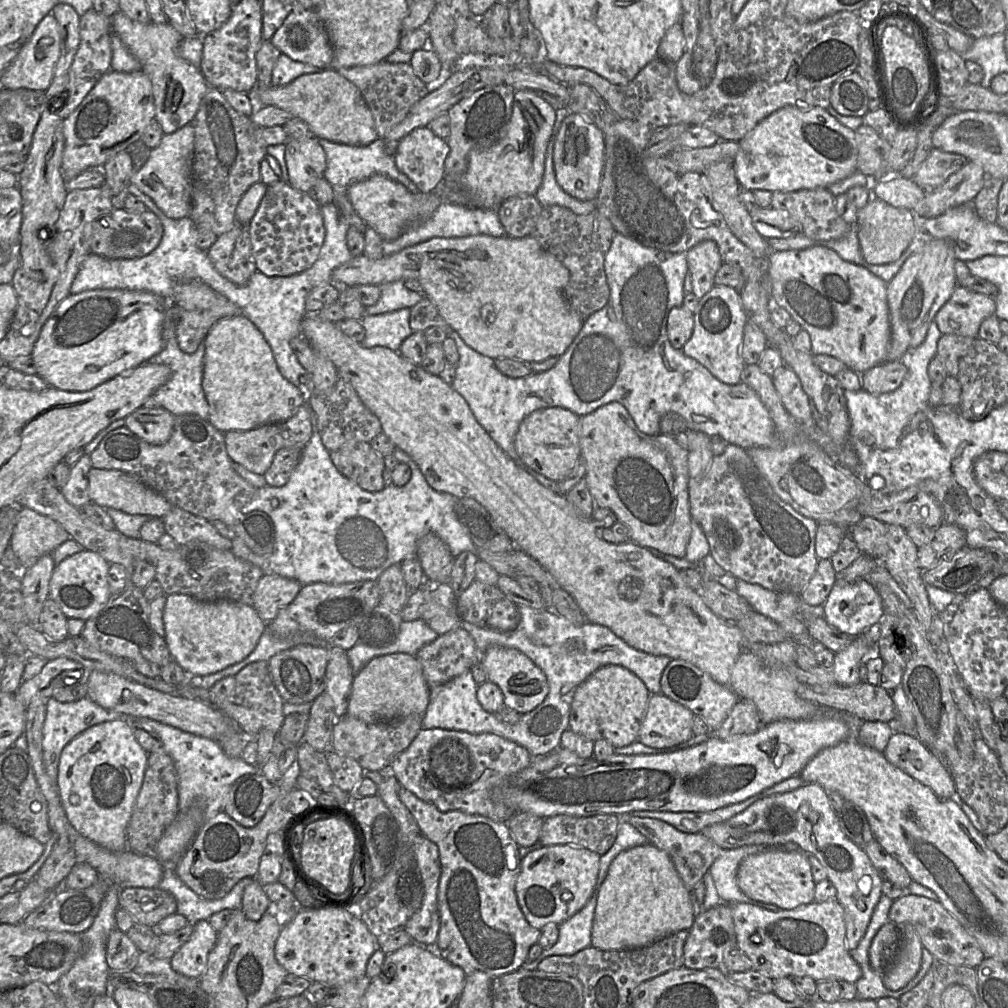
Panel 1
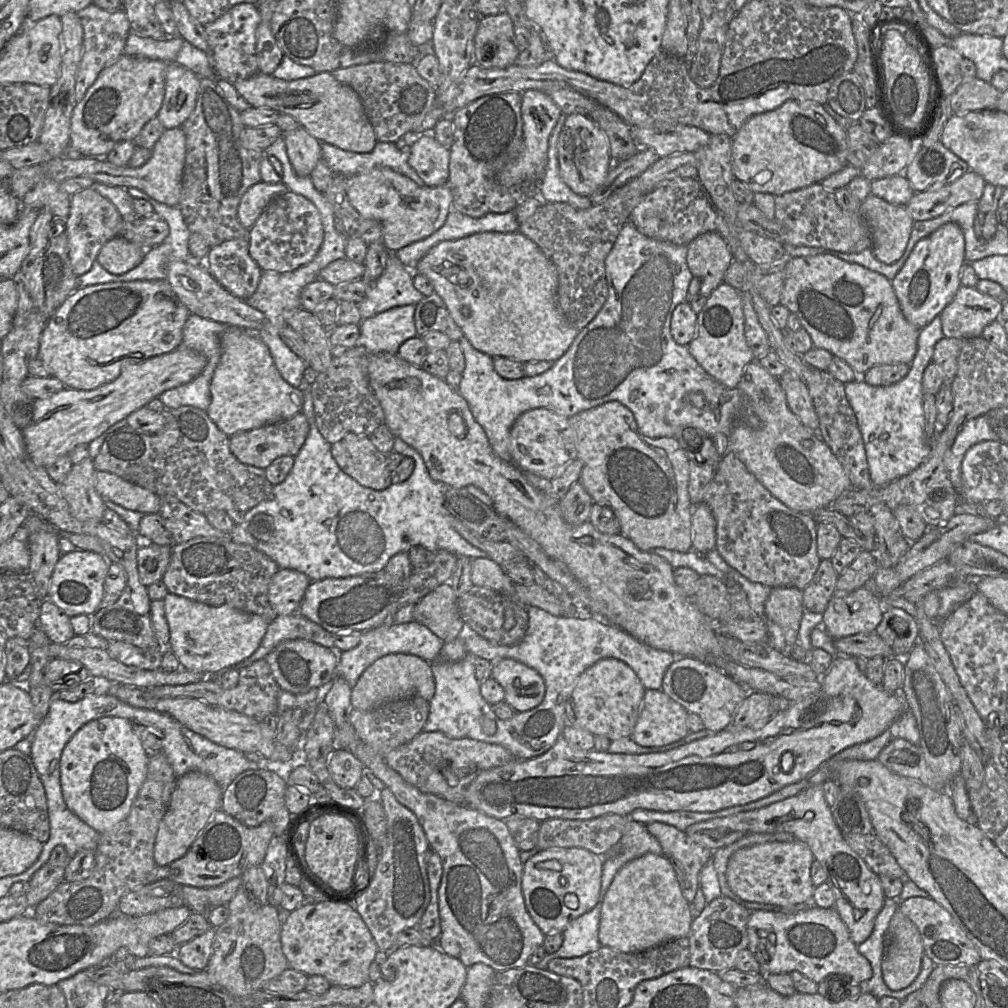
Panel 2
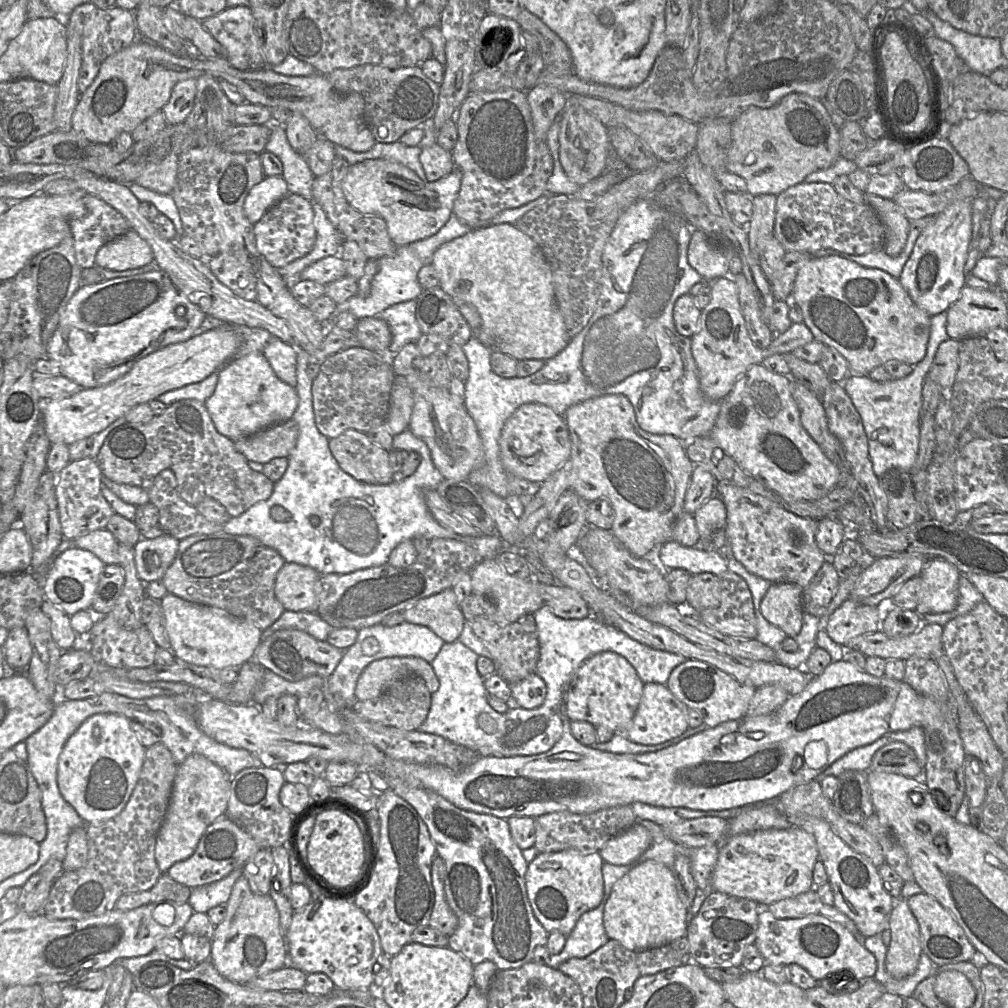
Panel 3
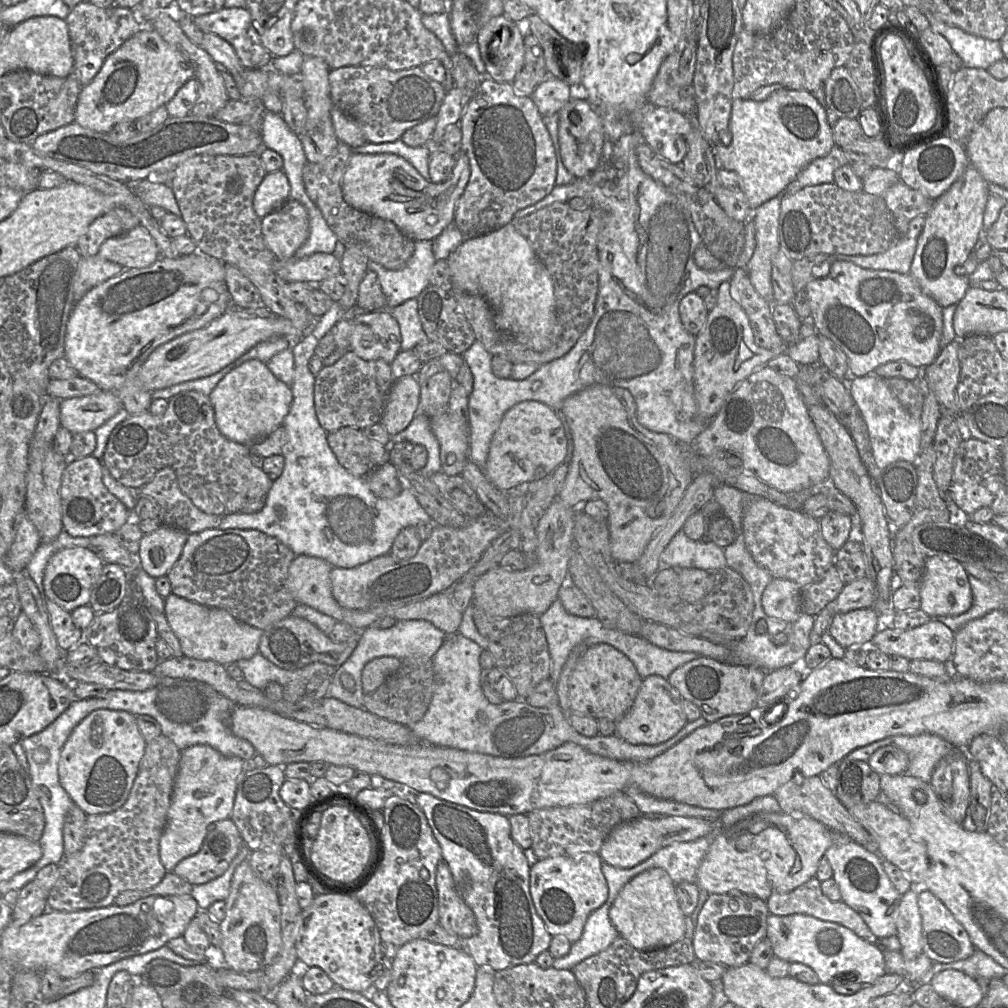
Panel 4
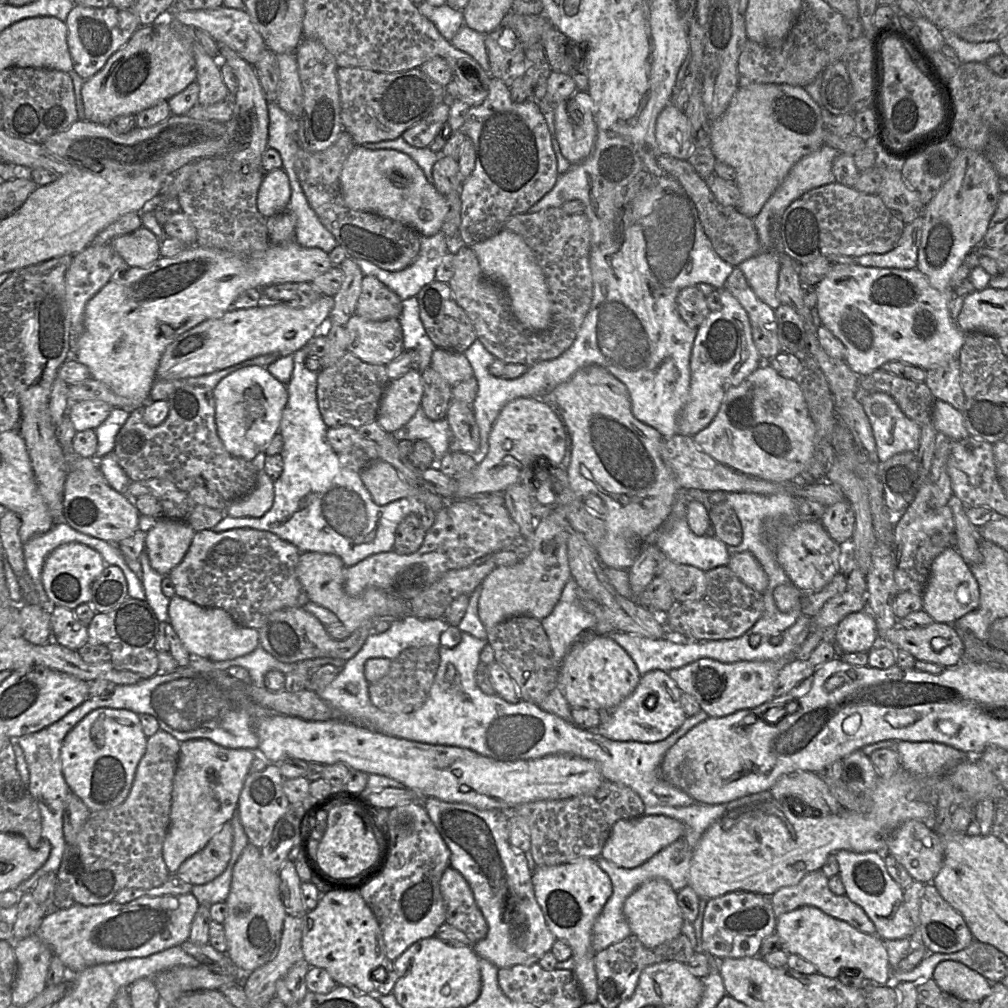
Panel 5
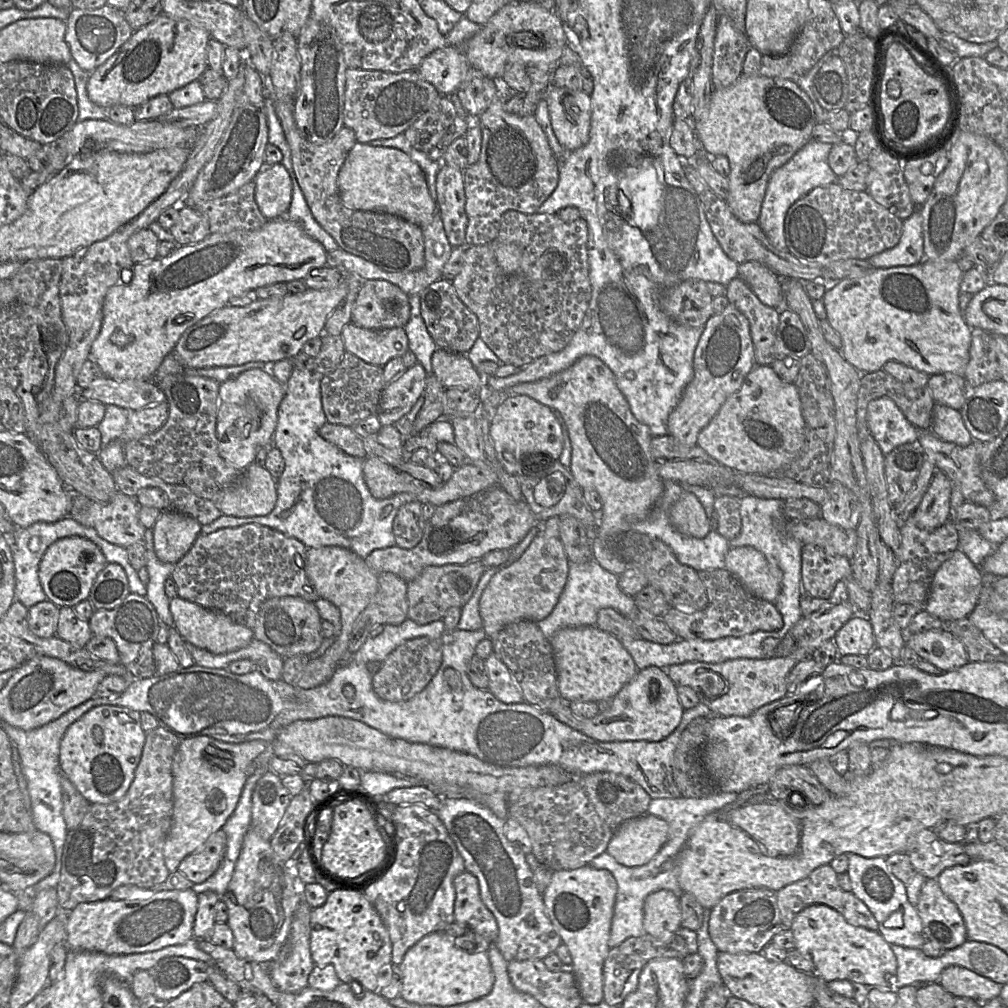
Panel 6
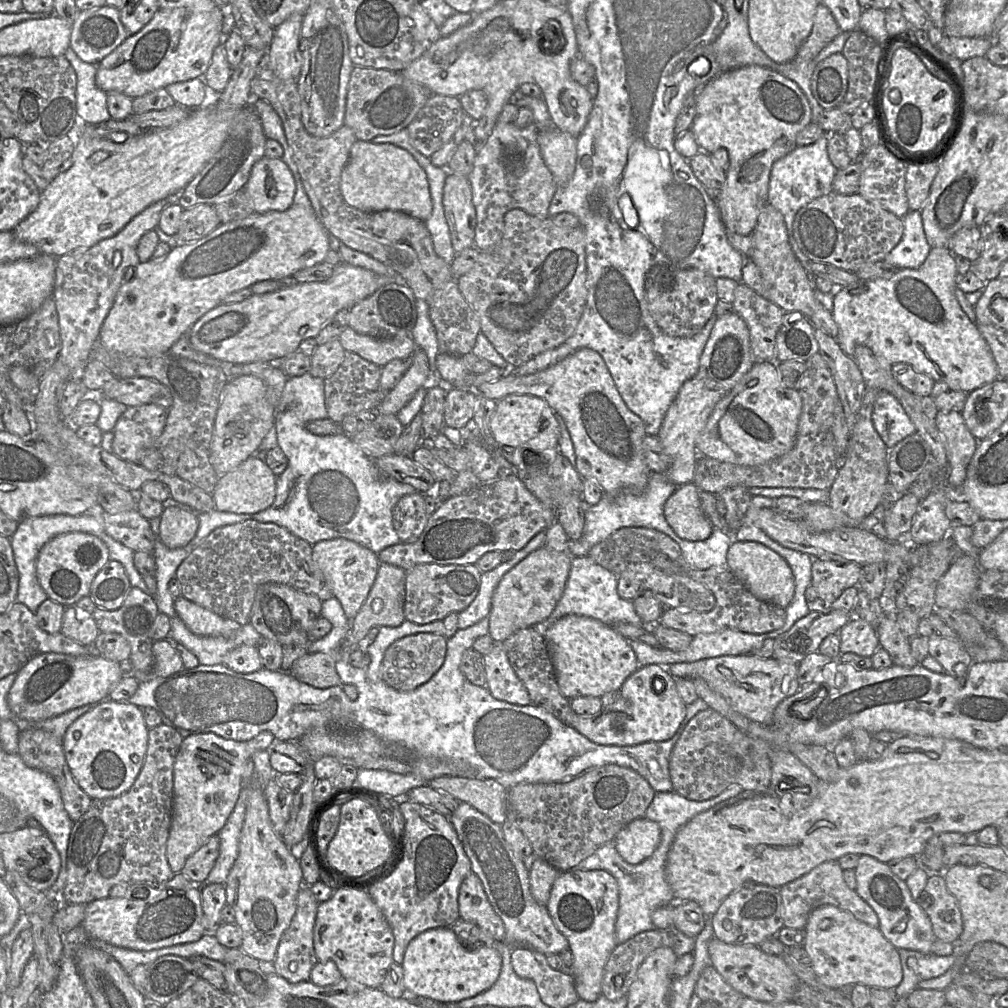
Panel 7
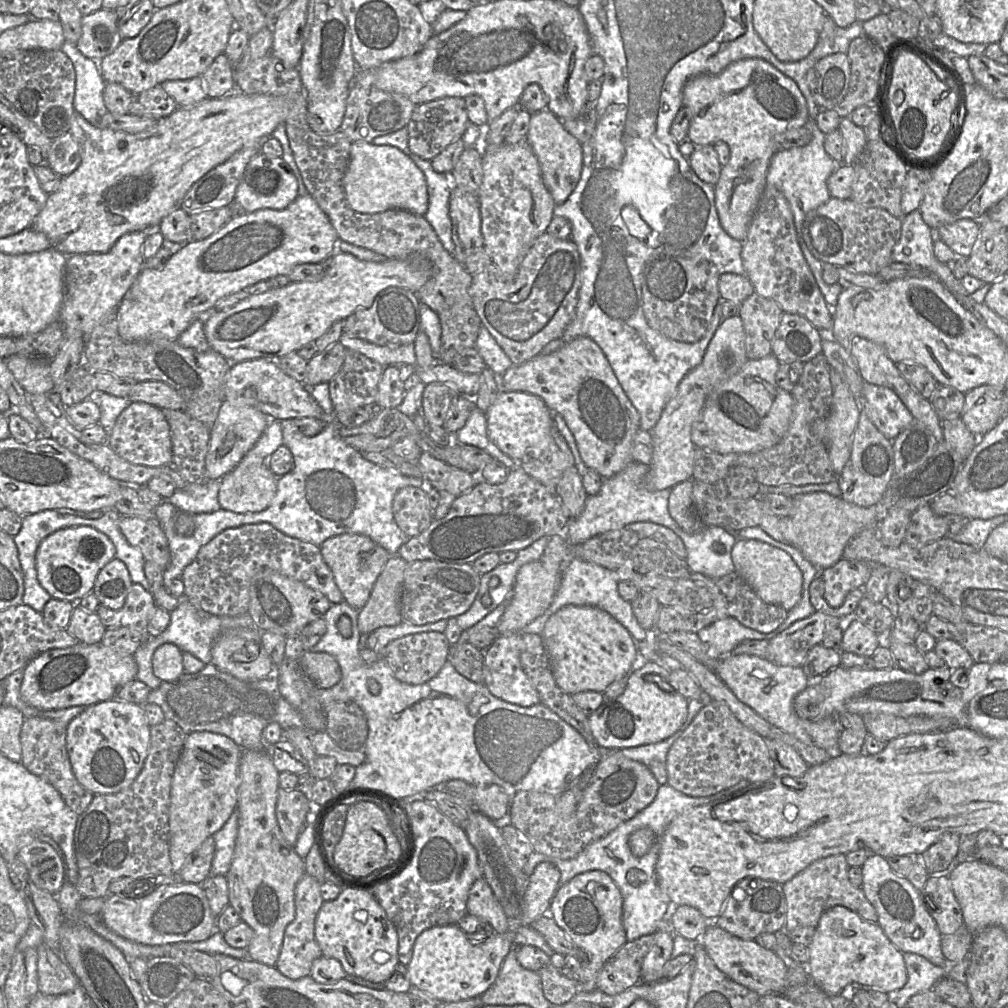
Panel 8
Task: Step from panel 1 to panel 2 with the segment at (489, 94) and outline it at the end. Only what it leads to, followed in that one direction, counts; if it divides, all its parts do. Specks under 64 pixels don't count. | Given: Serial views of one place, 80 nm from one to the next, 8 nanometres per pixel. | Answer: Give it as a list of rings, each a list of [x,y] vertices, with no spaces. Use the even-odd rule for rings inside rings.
[[[503,92],[497,94],[490,94],[482,96],[464,107],[454,112],[450,119],[453,122],[453,143],[450,146],[450,158],[449,158],[449,176],[446,185],[452,193],[452,208],[473,218],[480,218],[488,213],[505,213],[513,212],[514,208],[524,199],[537,195],[539,189],[539,182],[523,182],[519,185],[512,187],[504,187],[500,185],[496,179],[498,172],[508,163],[514,161],[520,154],[523,145],[523,122],[521,116],[521,93],[517,92]]]

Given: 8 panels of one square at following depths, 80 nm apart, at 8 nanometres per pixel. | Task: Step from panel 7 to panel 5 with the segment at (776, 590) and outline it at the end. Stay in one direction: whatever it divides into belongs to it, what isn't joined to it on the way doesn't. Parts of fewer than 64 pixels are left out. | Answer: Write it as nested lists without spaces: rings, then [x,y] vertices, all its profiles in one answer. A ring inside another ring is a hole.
[[[751,552],[731,555],[728,567],[742,582],[763,595],[768,587],[768,576]]]

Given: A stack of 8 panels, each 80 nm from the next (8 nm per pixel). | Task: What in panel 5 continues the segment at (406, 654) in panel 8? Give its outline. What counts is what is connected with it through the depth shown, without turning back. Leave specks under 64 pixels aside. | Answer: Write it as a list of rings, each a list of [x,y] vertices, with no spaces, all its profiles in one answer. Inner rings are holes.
[[[417,646],[403,650],[391,660],[386,675],[369,684],[368,692],[371,702],[378,709],[391,714],[407,714],[418,710],[428,697],[439,661],[438,647]]]

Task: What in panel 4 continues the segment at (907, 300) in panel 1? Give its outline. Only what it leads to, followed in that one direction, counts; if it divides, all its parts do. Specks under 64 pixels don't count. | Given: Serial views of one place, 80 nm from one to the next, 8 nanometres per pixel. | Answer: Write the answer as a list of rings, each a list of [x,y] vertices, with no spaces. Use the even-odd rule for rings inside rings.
[[[969,165],[951,187],[934,200],[932,209],[926,215],[923,230],[918,238],[910,274],[915,278],[922,290],[942,308],[957,304],[971,286],[968,276],[958,274],[957,268],[965,262],[978,240],[983,226],[983,216],[989,195],[989,183],[975,167]]]

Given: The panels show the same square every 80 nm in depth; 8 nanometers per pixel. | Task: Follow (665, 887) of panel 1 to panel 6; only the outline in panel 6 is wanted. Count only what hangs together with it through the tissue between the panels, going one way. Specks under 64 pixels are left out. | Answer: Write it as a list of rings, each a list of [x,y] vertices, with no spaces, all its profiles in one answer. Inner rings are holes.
[[[659,890],[647,896],[644,902],[643,927],[646,934],[662,938],[681,928],[679,897],[670,890]]]

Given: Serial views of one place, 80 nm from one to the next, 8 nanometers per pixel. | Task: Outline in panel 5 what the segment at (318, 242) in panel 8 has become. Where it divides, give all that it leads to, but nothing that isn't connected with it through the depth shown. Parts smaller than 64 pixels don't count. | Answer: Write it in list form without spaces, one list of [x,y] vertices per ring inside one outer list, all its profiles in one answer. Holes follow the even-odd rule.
[[[295,240],[270,245],[263,252],[241,256],[217,248],[191,245],[175,257],[161,256],[148,267],[130,267],[124,275],[108,282],[85,307],[84,330],[71,358],[88,367],[91,378],[106,384],[117,395],[137,401],[151,401],[150,392],[156,371],[167,346],[182,333],[205,320],[222,317],[234,301],[248,289],[262,289],[280,283],[311,283],[333,267],[329,253],[305,248]]]

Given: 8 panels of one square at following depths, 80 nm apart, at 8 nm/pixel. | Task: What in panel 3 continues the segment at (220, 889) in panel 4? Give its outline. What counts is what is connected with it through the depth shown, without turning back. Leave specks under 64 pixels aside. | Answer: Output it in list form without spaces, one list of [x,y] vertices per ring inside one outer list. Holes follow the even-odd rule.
[[[236,868],[224,878],[199,887],[191,888],[188,903],[194,912],[207,913],[211,908],[226,905],[236,880],[242,875],[242,868]]]

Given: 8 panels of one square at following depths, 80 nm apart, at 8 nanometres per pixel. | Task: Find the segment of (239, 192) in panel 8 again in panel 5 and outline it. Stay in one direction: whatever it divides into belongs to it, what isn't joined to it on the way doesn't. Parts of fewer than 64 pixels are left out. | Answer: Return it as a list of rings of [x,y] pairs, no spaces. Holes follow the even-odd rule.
[[[283,168],[265,173],[257,195],[258,211],[266,218],[287,210],[291,187]]]

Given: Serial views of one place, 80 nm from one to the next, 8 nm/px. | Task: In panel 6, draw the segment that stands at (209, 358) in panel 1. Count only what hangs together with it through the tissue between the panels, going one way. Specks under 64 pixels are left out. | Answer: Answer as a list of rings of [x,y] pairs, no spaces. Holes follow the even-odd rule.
[[[253,368],[220,384],[216,418],[216,436],[220,456],[238,471],[244,471],[255,460],[258,451],[269,448],[278,422],[278,408],[285,386],[265,368]]]

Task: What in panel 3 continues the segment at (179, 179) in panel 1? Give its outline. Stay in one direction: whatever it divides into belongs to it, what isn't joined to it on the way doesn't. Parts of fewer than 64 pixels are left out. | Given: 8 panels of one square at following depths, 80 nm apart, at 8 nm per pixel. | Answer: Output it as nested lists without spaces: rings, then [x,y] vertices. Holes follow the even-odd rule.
[[[171,154],[162,162],[147,167],[135,183],[160,194],[173,192],[176,184],[179,155]]]

